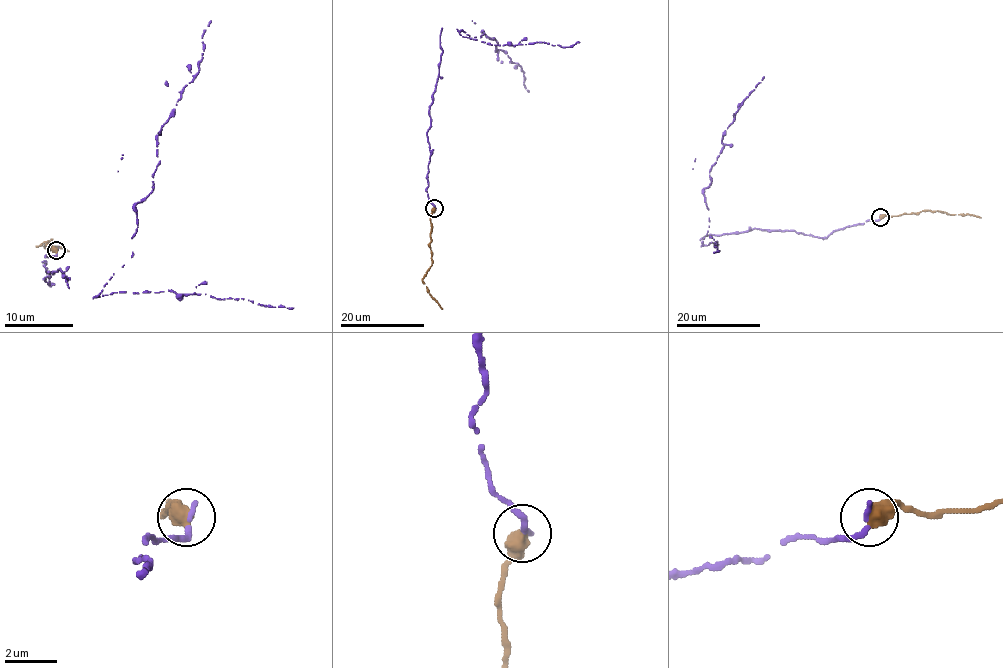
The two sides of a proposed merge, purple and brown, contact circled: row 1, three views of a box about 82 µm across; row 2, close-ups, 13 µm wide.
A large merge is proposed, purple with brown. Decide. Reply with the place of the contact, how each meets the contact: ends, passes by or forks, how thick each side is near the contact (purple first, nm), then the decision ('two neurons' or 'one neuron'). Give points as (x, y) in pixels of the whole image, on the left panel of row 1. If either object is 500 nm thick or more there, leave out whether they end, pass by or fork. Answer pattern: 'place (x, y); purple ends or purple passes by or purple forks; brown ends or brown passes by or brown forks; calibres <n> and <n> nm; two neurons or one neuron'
place (56, 250); calibres 280 and 550 nm; one neuron

